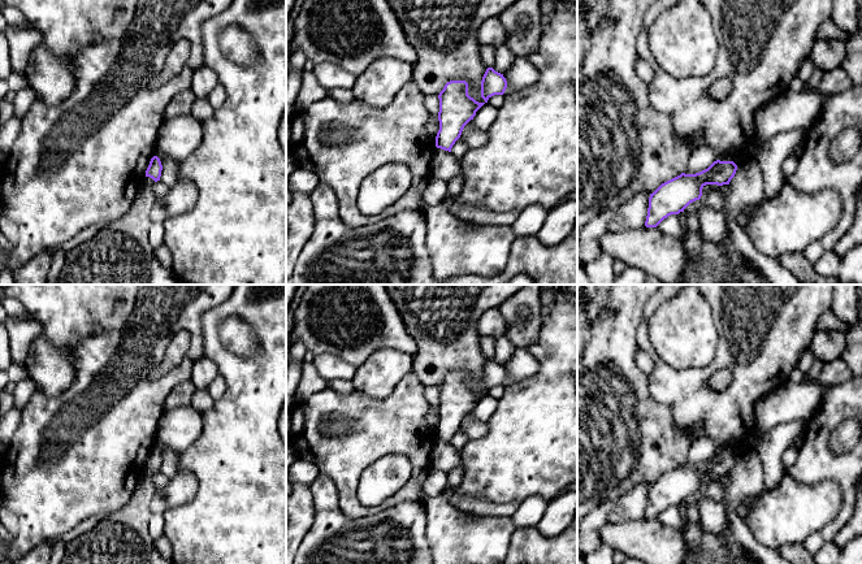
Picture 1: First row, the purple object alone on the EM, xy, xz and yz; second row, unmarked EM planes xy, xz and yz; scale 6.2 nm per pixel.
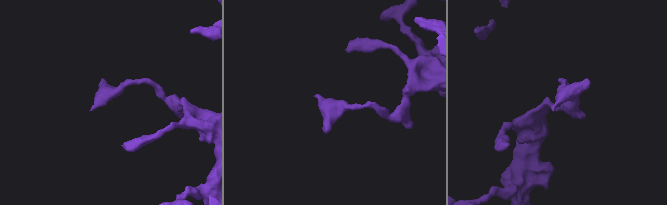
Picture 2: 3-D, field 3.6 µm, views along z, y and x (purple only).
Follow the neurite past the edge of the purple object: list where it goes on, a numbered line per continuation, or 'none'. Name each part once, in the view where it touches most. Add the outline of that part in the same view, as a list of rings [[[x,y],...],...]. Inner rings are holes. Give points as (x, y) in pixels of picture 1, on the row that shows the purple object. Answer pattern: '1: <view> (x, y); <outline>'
none

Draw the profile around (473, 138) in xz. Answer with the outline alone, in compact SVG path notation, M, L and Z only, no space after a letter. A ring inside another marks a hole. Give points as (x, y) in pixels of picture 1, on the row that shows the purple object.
M472 120L464 126L462 135L469 149L476 149L488 143L488 134L473 127Z

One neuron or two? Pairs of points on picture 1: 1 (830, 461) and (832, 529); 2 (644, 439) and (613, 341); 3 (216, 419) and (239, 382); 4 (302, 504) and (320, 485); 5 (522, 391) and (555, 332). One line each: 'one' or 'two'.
1: one
2: one
3: one
4: two
5: one

